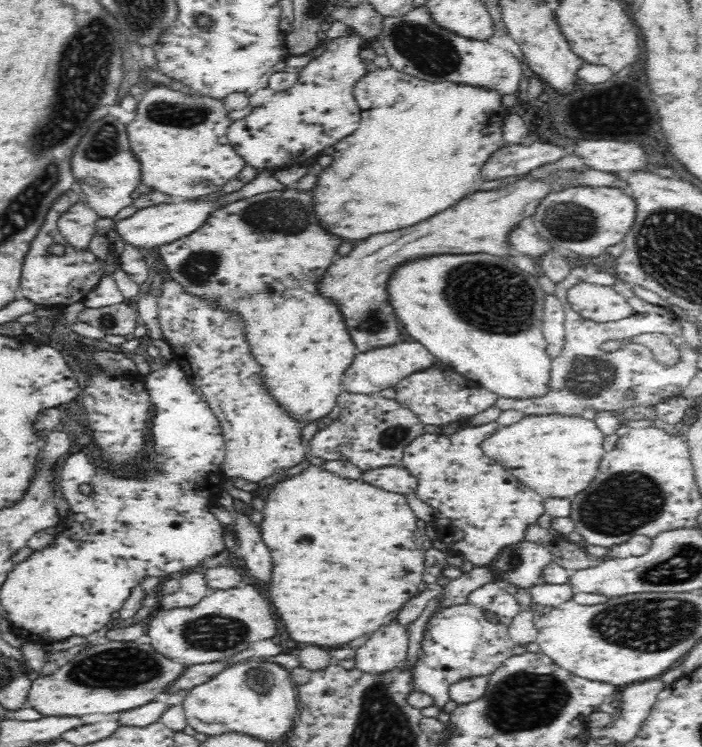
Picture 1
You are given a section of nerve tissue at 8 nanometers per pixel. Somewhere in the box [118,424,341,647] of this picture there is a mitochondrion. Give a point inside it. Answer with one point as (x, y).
(304, 538)

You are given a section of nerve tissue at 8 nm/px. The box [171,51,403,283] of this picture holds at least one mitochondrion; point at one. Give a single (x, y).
(284, 213)

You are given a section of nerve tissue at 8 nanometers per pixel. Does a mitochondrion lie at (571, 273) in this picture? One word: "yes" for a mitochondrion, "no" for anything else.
no

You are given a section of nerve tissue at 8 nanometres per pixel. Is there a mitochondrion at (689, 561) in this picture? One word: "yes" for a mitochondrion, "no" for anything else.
yes

